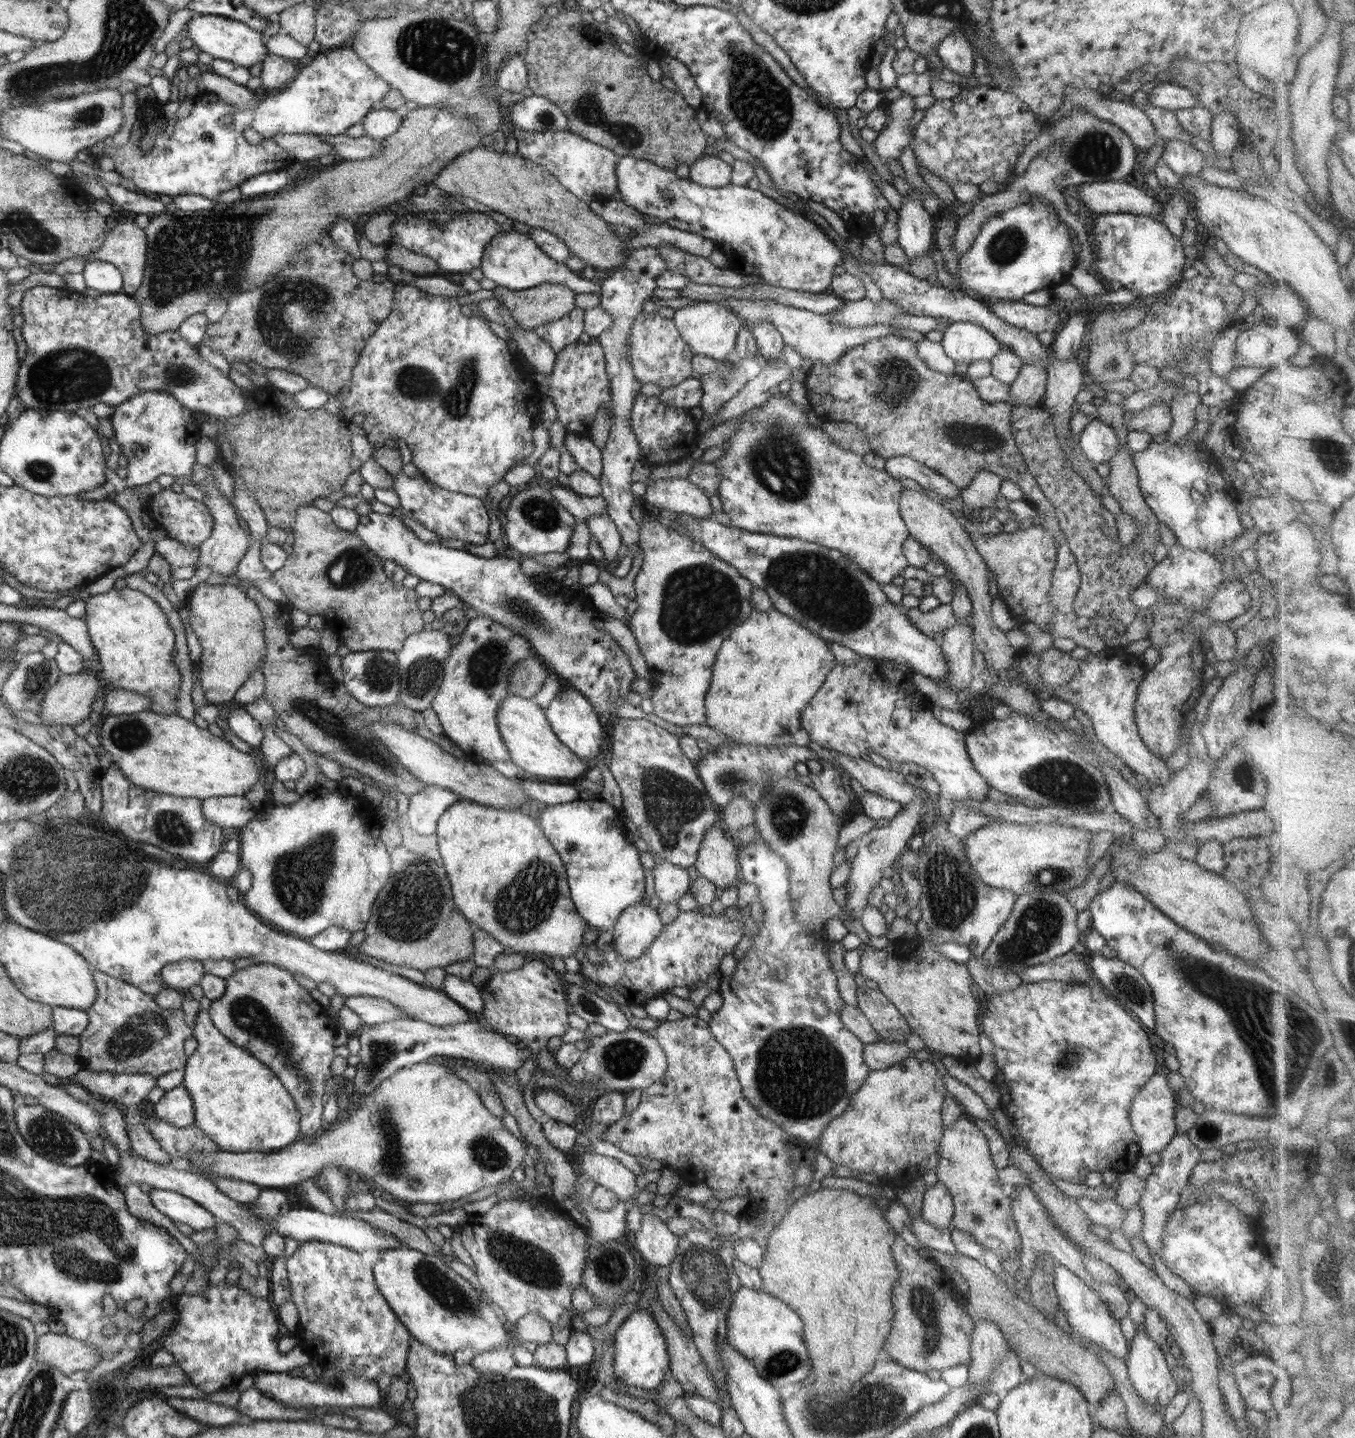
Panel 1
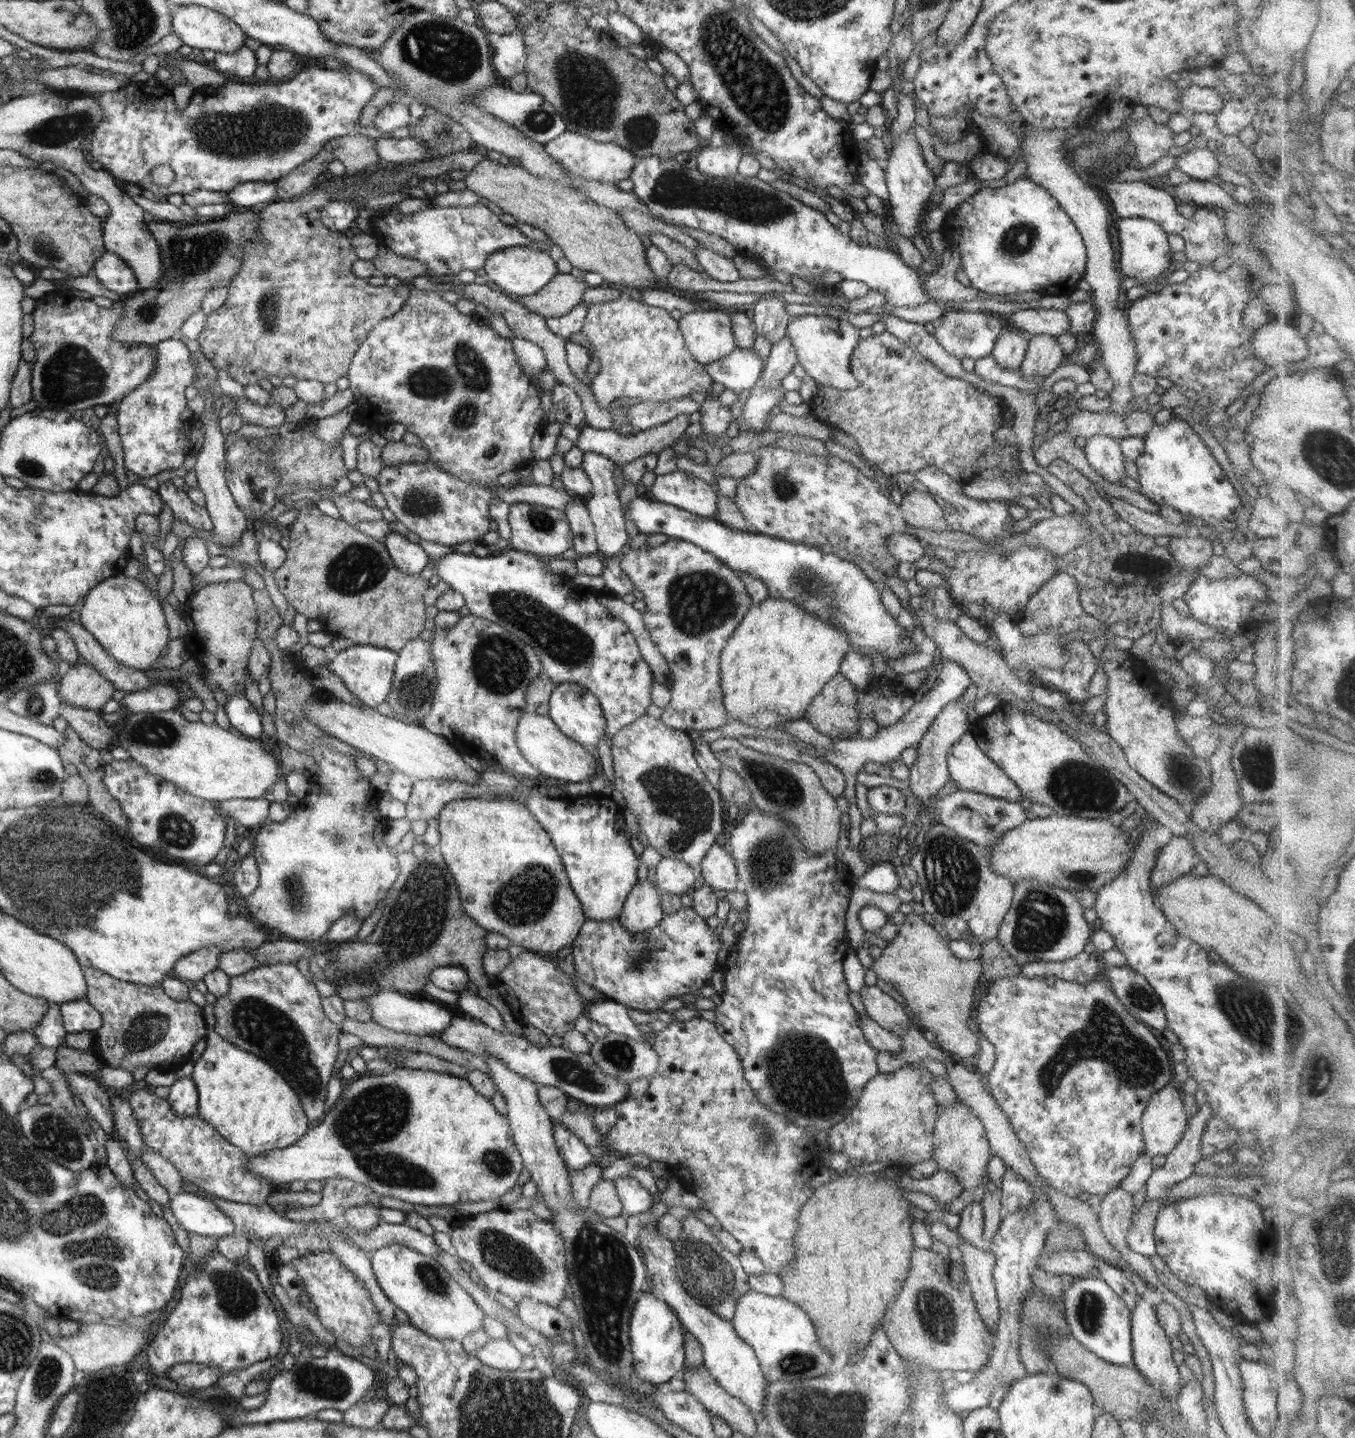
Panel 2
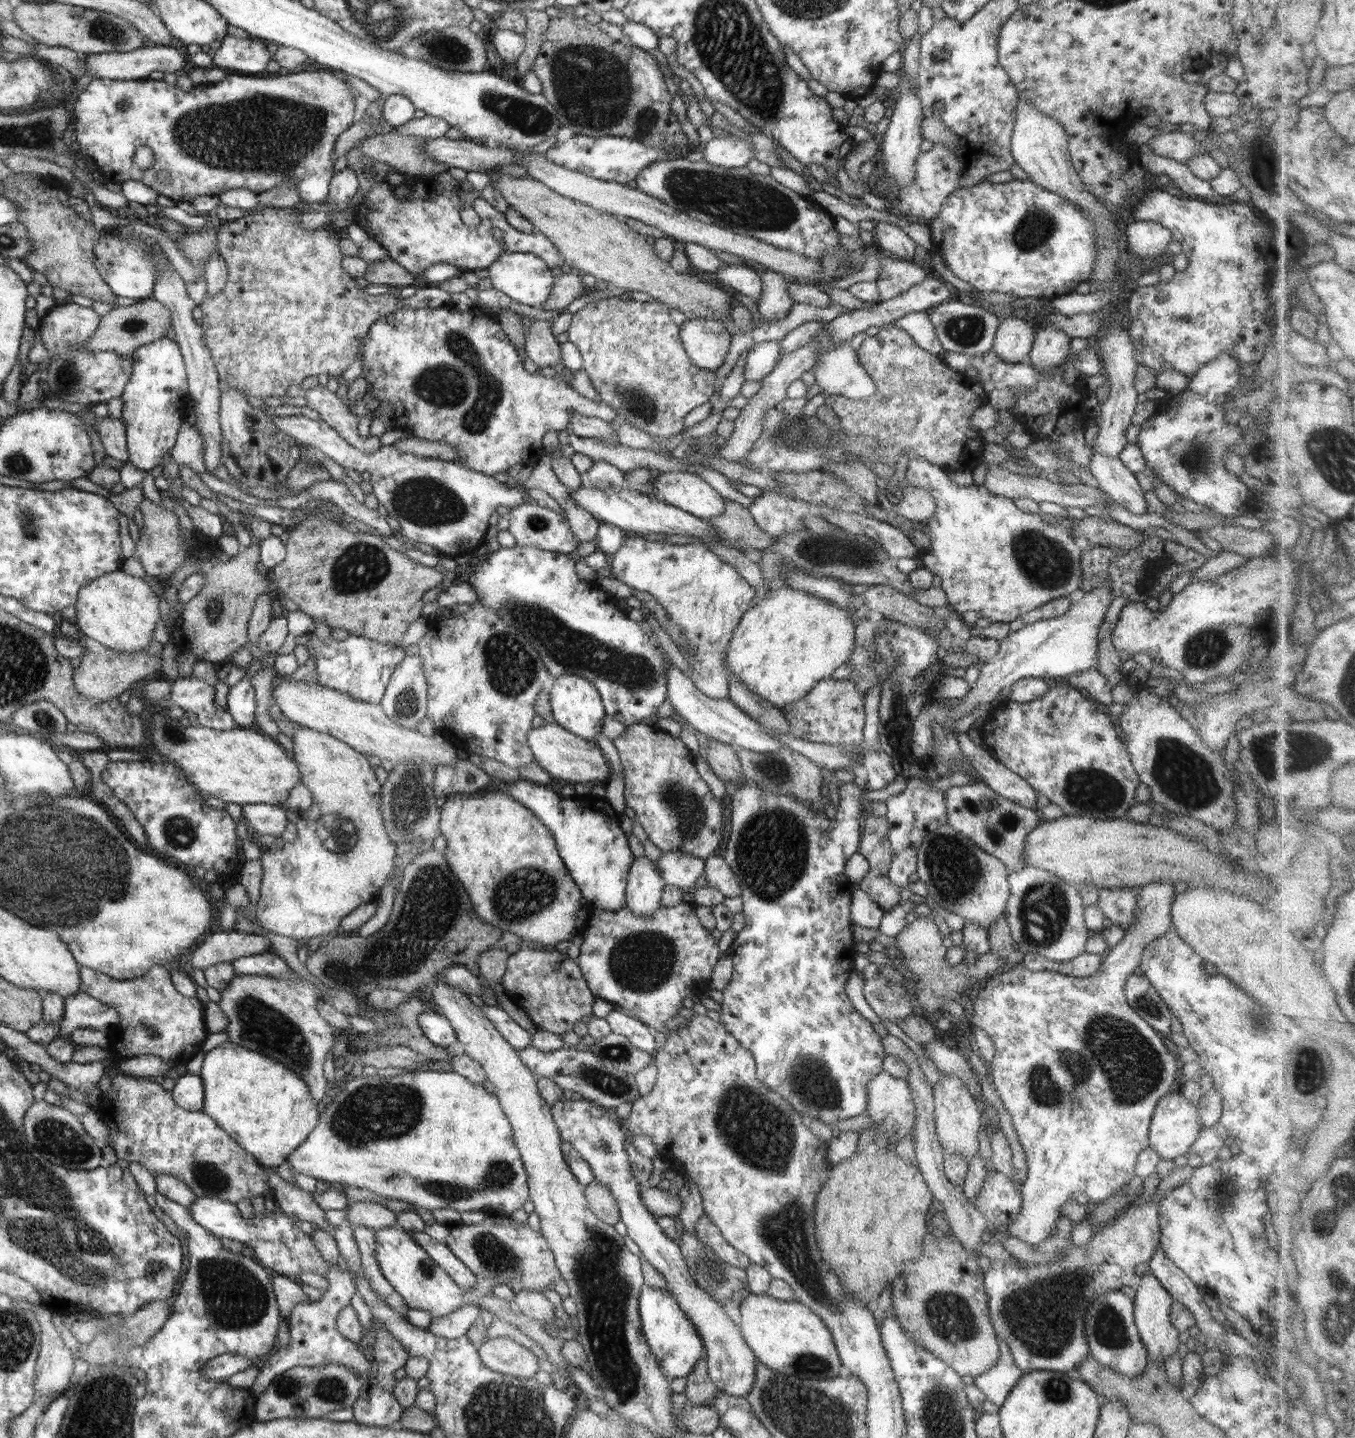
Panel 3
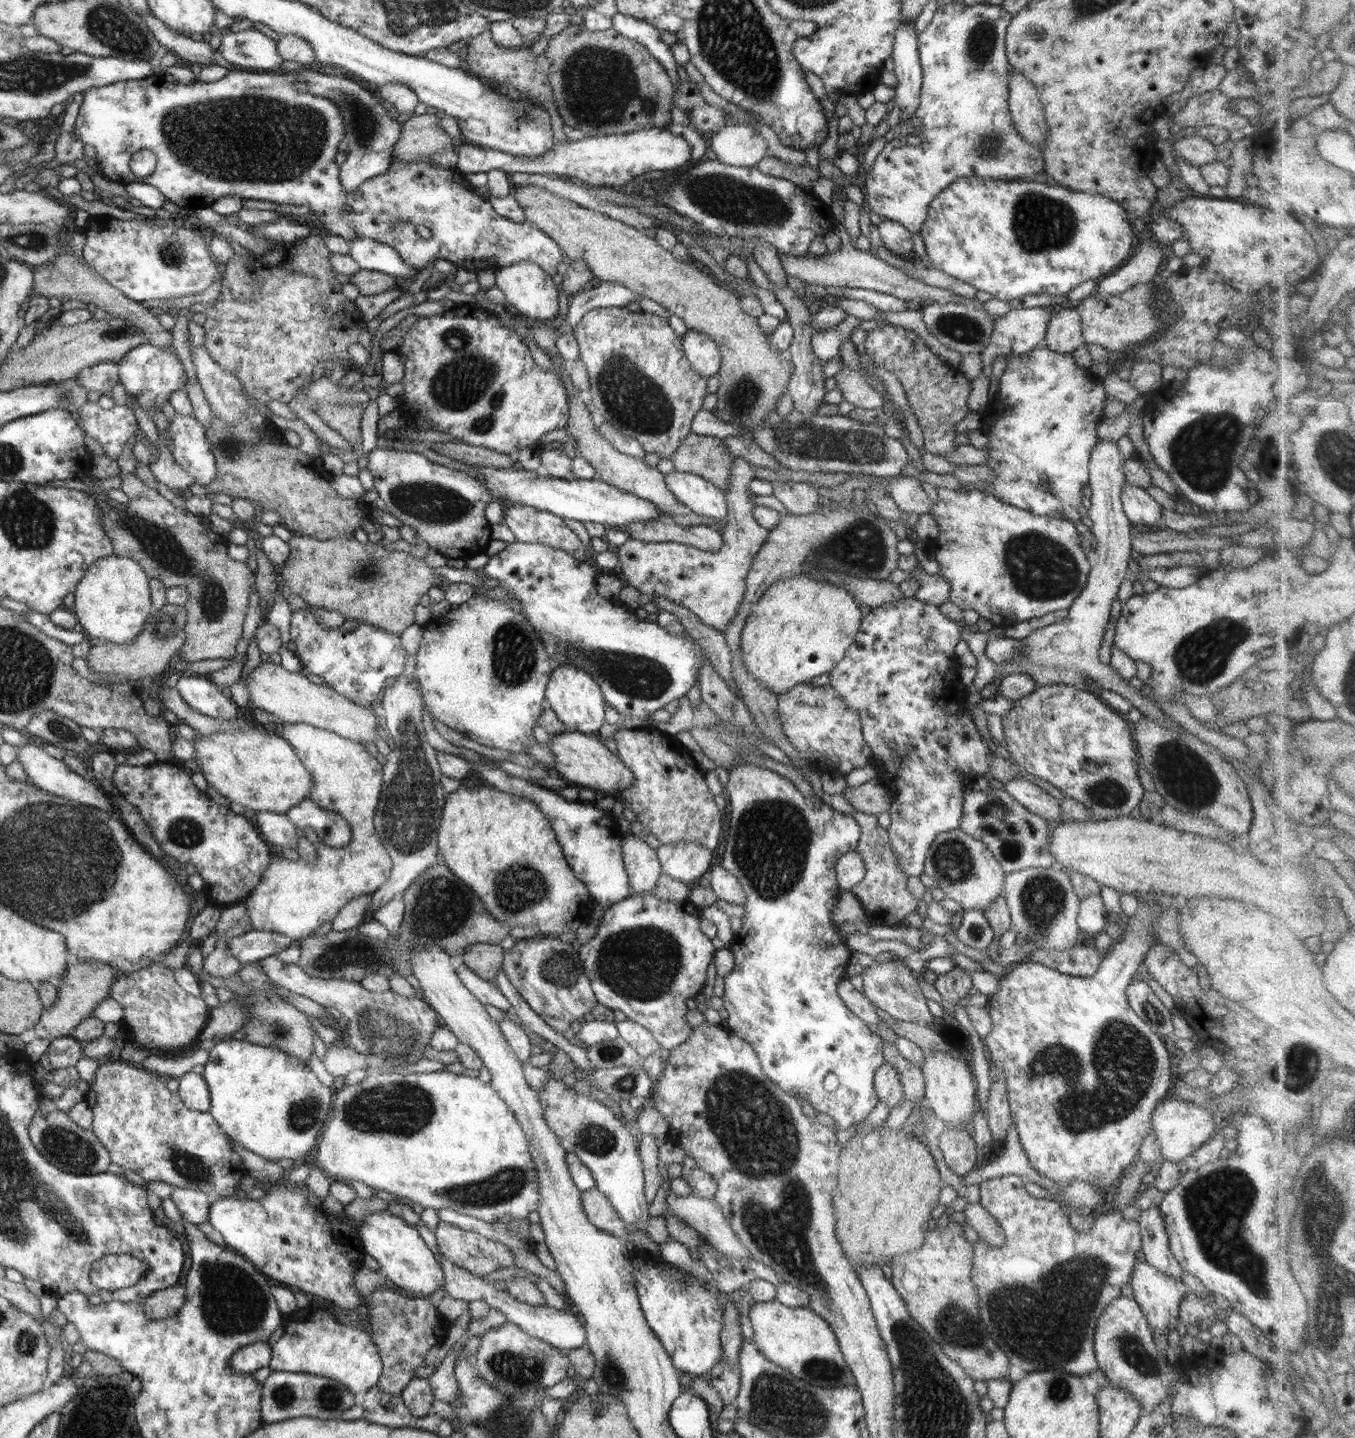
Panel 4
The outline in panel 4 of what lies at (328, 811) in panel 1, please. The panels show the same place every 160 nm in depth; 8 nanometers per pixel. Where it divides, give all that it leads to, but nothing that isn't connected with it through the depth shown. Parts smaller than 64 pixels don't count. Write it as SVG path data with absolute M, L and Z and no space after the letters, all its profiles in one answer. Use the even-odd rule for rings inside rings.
M284 723L282 738L297 749L299 758L313 775L309 799L324 810L337 812L348 822L353 836L348 846L337 848L326 846L318 837L318 830L306 829L304 835L314 844L316 859L292 860L276 853L257 888L245 898L246 914L253 929L284 934L298 941L314 935L324 923L332 923L350 900L378 890L390 876L392 860L374 824L382 792L382 766L376 757L372 758L360 742L306 723Z

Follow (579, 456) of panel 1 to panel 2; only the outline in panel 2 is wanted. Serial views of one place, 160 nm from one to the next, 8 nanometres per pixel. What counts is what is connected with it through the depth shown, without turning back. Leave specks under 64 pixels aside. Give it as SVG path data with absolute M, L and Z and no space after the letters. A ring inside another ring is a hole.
M586 452L584 460L582 460L581 470L584 470L593 487L591 496L585 498L585 504L595 528L598 553L606 558L619 556L627 549L629 543L627 543L626 518L622 512L622 504L618 494L622 482L617 465L602 454Z

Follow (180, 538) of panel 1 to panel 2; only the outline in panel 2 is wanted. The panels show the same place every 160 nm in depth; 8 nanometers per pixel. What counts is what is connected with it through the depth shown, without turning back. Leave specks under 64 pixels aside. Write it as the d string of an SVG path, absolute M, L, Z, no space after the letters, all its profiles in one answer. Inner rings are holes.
M162 482L156 490L162 505L170 507L175 520L186 522L196 530L212 530L214 529L212 516L206 511L206 508L197 506L188 498L187 491L183 491L180 487L174 486L172 482Z

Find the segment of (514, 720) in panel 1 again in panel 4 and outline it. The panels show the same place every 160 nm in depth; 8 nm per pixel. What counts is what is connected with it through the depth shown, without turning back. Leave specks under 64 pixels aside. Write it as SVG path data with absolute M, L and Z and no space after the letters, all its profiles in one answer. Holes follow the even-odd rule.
M574 731L550 734L548 748L554 755L555 762L554 766L550 767L550 771L555 775L560 785L588 787L619 798L620 792L634 782L632 771L620 760L616 752L611 751L602 742L602 738L598 735L587 735Z

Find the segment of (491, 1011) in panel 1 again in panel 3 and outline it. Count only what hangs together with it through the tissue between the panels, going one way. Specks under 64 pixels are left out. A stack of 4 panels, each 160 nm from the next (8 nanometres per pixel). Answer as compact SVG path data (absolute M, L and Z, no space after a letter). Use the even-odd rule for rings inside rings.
M523 943L520 950L508 958L502 987L514 1004L526 1011L539 1030L563 1035L572 1031L578 1020L587 1020L593 1014L595 997L581 968L568 954L558 952L555 947L540 948Z

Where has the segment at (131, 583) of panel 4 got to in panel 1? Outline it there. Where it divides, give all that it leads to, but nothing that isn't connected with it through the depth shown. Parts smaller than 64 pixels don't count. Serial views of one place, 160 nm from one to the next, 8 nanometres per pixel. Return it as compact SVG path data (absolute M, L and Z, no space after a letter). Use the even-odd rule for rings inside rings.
M128 587L124 589L110 589L107 593L101 593L96 595L90 595L86 598L86 616L83 618L87 624L87 631L90 637L90 642L92 646L96 649L98 658L99 658L99 670L97 672L100 675L101 682L104 683L104 690L116 690L116 689L124 689L129 690L130 692L135 692L136 694L141 694L142 696L149 696L149 710L154 713L160 713L162 715L176 715L176 706L174 706L174 700L176 700L176 696L178 696L178 692L180 692L180 672L178 672L178 668L176 668L176 664L172 662L172 658L174 658L174 648L176 648L176 644L174 644L174 630L170 628L170 624L168 624L168 618L166 618L166 614L162 612L162 608L152 600L152 598L148 598L146 594L142 594L142 592L138 592L138 590L130 589Z

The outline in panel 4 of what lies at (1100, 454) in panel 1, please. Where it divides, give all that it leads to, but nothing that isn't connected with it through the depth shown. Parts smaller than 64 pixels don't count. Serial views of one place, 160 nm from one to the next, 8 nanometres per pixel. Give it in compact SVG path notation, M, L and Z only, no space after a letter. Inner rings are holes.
M1130 482L1122 485L1123 512L1133 524L1162 525L1161 513L1164 506L1160 506L1146 489L1140 488Z

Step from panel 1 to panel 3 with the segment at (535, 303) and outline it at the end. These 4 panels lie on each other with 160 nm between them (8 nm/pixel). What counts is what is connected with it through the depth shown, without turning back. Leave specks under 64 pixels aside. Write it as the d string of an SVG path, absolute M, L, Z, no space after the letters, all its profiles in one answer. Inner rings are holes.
M573 270L554 277L553 287L548 298L541 302L542 310L560 312L566 310L573 300L588 292L588 287L582 282L582 274Z

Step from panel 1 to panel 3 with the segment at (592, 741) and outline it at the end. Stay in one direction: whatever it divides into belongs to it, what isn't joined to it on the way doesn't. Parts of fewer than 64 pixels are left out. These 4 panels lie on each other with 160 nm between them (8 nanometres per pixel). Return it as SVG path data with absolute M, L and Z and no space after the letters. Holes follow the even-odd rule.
M563 674L556 678L550 693L550 706L555 723L572 734L593 741L600 734L606 716L600 693L584 677L576 674Z

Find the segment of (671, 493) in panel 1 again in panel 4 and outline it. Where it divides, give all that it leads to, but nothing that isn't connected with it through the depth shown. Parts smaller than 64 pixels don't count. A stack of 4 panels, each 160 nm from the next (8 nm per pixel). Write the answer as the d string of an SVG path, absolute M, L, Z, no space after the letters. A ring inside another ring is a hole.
M681 471L665 475L666 488L670 489L682 505L688 507L693 517L706 516L718 520L727 519L728 502L725 492L704 478Z

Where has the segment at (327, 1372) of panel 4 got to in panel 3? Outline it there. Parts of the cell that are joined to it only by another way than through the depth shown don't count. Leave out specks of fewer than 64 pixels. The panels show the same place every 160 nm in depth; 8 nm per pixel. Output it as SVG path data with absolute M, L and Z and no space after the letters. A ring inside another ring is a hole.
M336 1264L325 1274L325 1278L328 1281L327 1290L319 1300L297 1302L292 1307L287 1321L291 1336L290 1343L286 1347L278 1346L278 1349L267 1355L263 1362L259 1364L260 1372L254 1384L247 1389L254 1392L254 1395L262 1395L268 1386L272 1384L274 1377L297 1366L333 1365L338 1363L349 1366L354 1372L357 1372L364 1384L367 1381L368 1370L370 1370L371 1366L364 1351L358 1343L342 1336L336 1328L336 1320L338 1320L340 1310L351 1304L354 1293L357 1290L353 1274Z

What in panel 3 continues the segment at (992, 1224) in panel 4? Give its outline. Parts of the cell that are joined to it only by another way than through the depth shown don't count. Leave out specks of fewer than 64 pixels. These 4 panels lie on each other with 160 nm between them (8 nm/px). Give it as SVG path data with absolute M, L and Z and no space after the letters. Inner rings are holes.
M1066 1216L1057 1220L1053 1235L1039 1245L1031 1245L1019 1238L1010 1236L1002 1242L1008 1252L1028 1265L1046 1264L1054 1260L1067 1248L1071 1239L1071 1230L1074 1225Z

